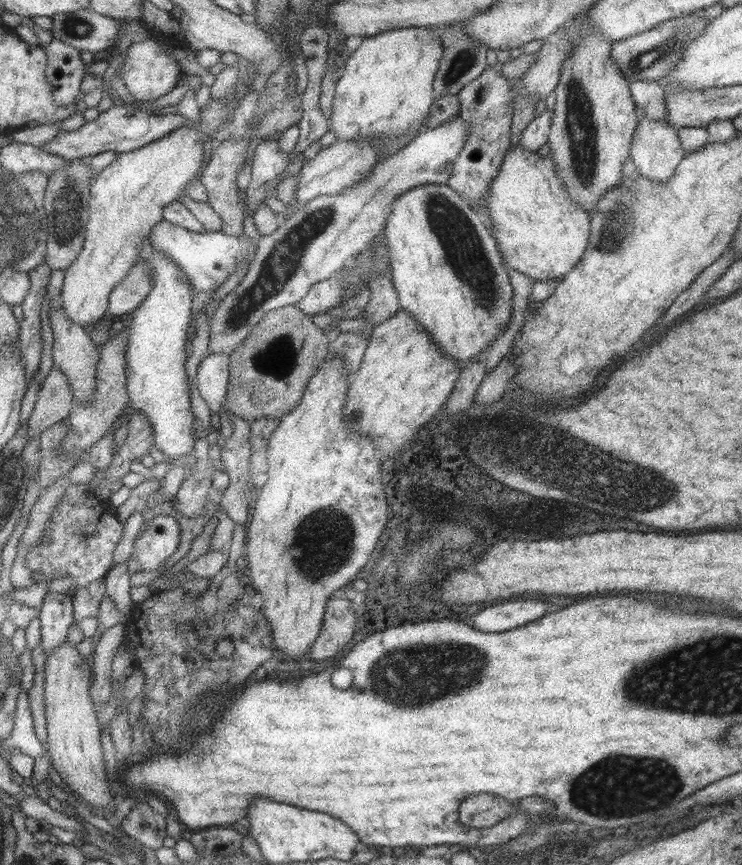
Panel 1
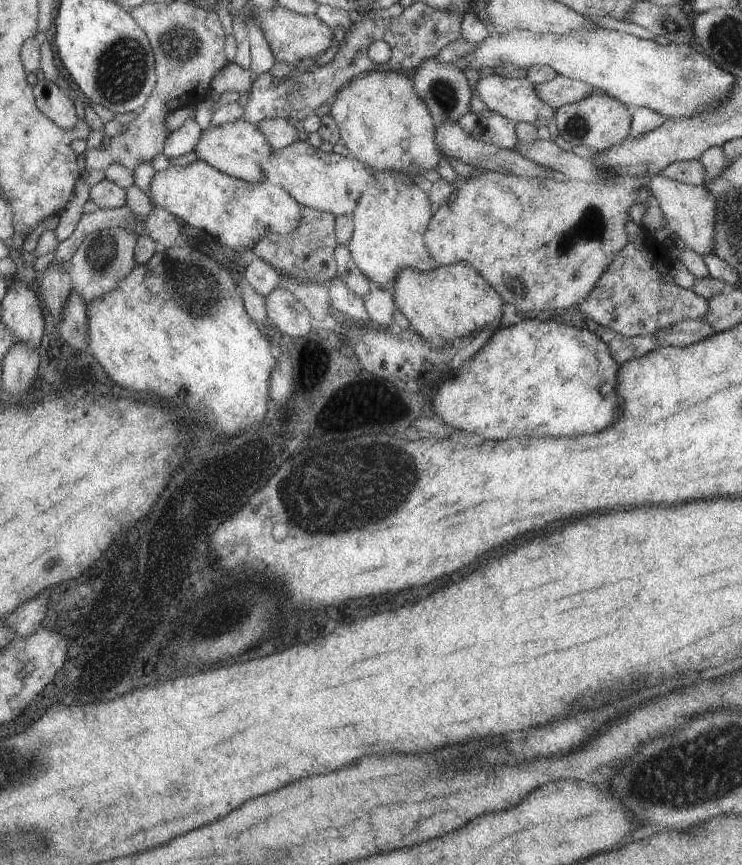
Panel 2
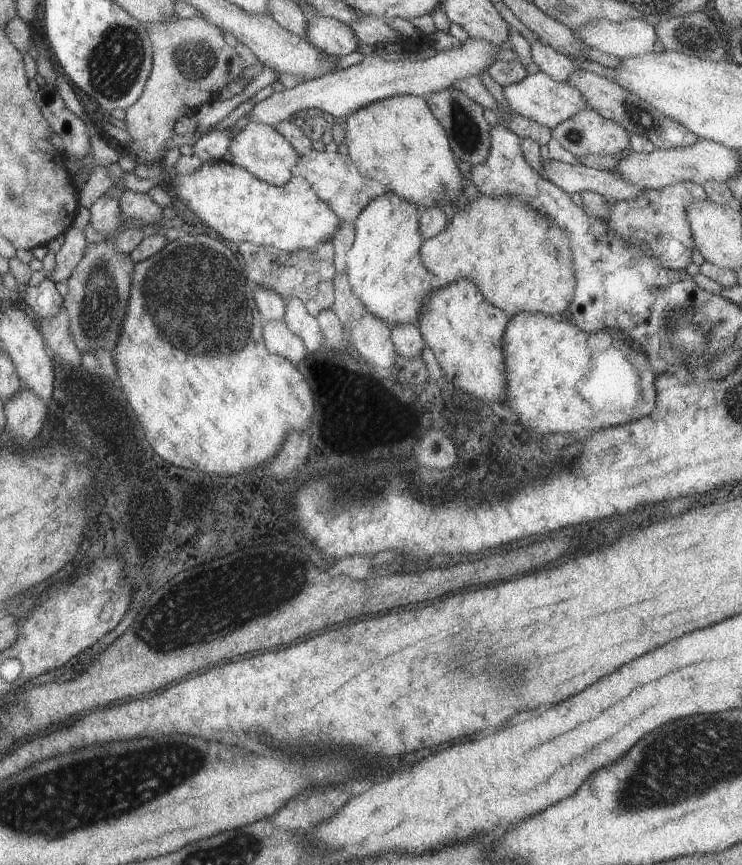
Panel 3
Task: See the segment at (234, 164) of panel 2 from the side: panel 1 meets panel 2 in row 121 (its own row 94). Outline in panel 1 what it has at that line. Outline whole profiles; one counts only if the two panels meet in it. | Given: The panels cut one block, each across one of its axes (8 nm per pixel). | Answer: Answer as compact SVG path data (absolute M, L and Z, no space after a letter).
M248 62L248 65L253 65L255 70L252 72L252 68L250 69L245 82L241 78L237 78L237 88L235 88L233 100L217 100L215 102L211 97L207 106L199 110L201 120L198 128L187 124L139 149L118 153L110 165L101 169L101 172L95 177L91 183L91 189L89 189L89 201L87 201L89 219L85 225L83 246L79 255L63 271L63 287L58 295L61 297L60 305L63 308L63 314L67 316L68 320L71 320L72 324L90 328L103 315L107 315L108 297L111 290L123 280L131 266L134 266L140 258L140 252L151 234L151 228L162 220L163 207L167 206L167 203L177 200L180 191L195 178L197 171L203 165L202 142L204 135L208 135L213 141L215 129L219 129L221 123L225 123L229 119L231 111L239 105L241 97L253 89L254 78L259 72L254 63Z

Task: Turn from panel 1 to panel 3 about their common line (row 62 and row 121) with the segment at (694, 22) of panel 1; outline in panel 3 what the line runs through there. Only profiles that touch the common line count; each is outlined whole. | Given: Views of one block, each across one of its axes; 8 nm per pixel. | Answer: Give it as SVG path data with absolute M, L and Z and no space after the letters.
M576 68L564 82L573 86L575 90L579 90L579 94L585 98L588 108L595 110L602 118L619 124L628 134L641 135L647 138L653 144L654 149L681 149L687 146L691 147L699 140L683 124L661 114L659 110L649 106L645 100L641 100L637 94L627 92L613 80Z

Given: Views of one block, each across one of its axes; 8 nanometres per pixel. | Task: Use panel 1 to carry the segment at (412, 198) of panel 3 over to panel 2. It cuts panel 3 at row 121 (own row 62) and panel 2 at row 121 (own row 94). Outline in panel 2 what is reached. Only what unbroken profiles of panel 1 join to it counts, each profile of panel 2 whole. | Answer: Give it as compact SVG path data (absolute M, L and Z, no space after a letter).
M393 71L368 72L365 76L351 79L347 85L341 87L330 101L330 105L329 115L320 118L317 134L329 144L339 142L341 138L349 156L360 160L369 172L394 170L414 178L413 174L418 170L435 170L437 160L442 155L434 143L435 124L426 104L414 91L409 76Z

